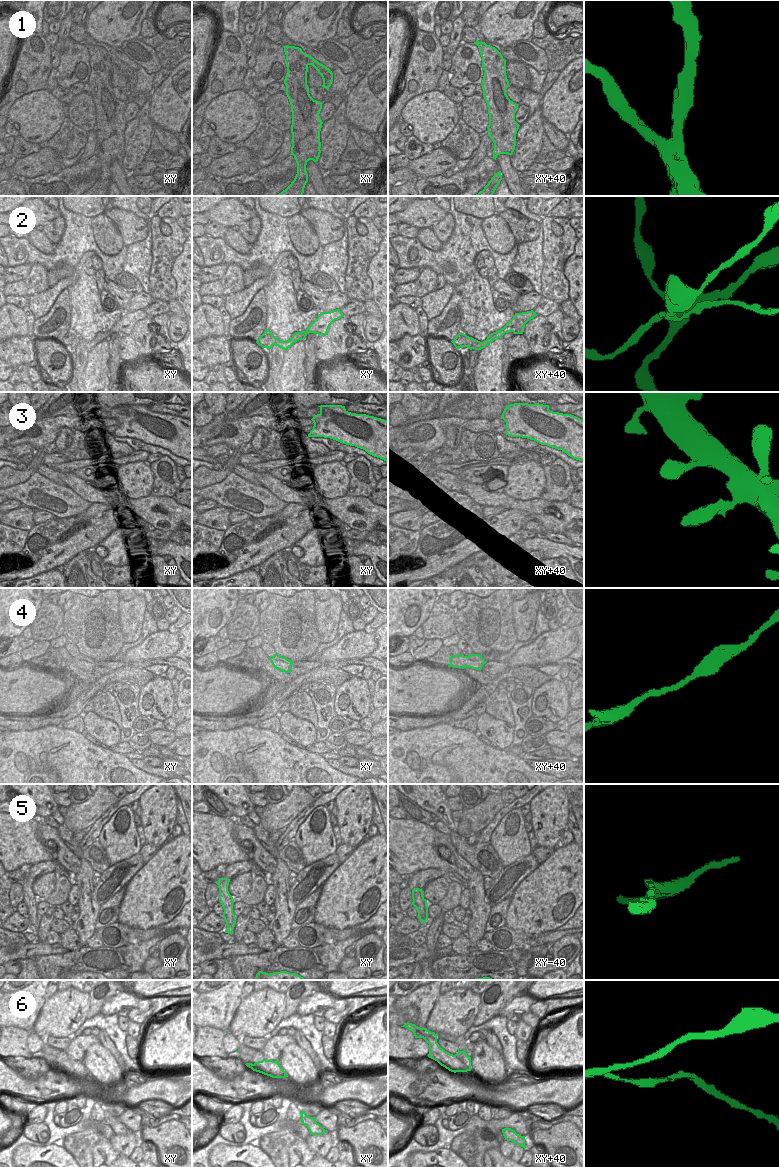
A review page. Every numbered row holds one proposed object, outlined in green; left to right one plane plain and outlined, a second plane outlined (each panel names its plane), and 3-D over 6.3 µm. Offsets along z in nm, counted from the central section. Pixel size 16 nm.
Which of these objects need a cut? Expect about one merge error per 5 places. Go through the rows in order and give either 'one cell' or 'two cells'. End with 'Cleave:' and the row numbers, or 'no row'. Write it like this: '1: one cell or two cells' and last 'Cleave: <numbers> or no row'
1: one cell
2: two cells
3: one cell
4: one cell
5: one cell
6: one cell
Cleave: 2

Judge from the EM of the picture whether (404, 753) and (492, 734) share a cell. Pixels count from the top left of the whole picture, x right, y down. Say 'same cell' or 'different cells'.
different cells

